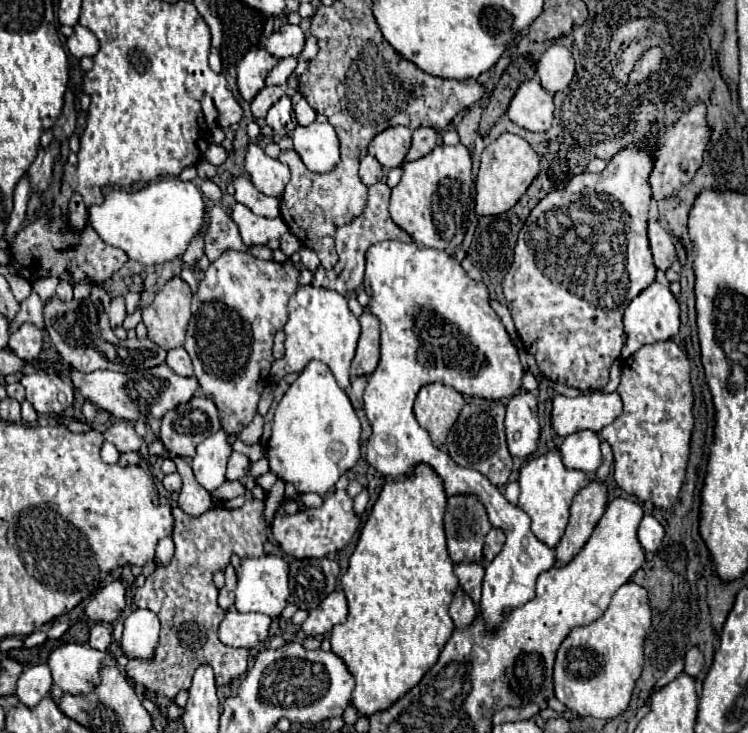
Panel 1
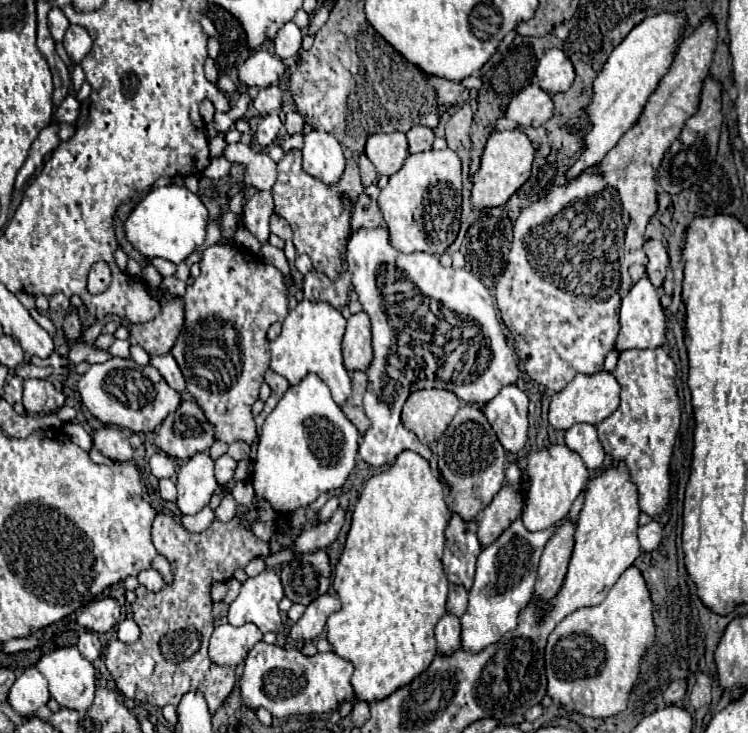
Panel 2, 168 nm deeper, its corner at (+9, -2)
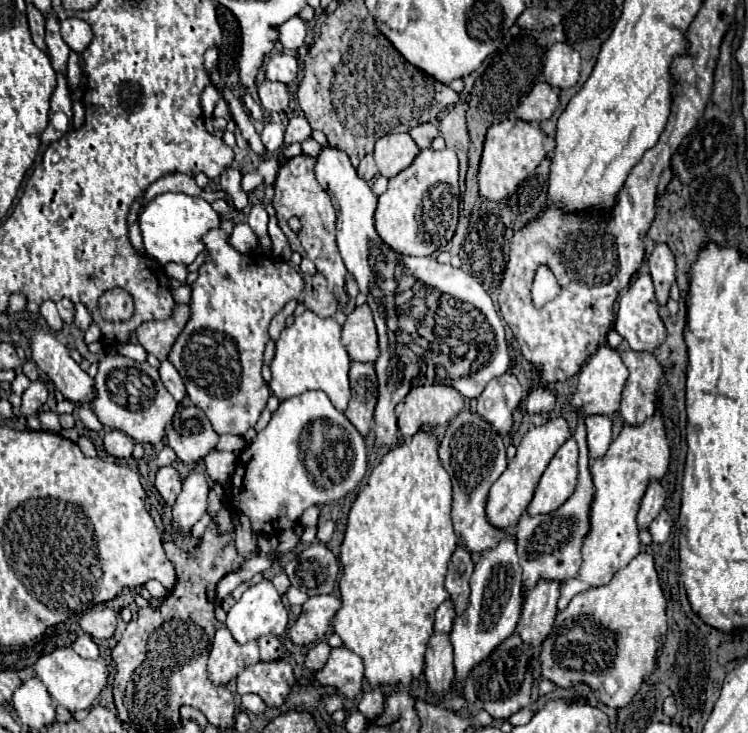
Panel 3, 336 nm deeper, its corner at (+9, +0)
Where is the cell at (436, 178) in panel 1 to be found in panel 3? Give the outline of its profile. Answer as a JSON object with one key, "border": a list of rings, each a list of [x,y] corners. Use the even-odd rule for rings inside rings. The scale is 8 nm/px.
{"border":[[[450,148],[420,150],[416,160],[398,176],[388,180],[388,190],[378,196],[374,226],[378,236],[398,254],[430,256],[442,248],[458,224],[458,158]],[[422,210],[422,218],[416,214]]]}

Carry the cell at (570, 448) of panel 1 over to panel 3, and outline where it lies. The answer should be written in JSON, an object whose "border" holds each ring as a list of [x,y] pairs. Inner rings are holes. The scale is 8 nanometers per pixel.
{"border":[[[586,416],[584,422],[588,428],[590,458],[604,456],[612,442],[612,418],[610,416]]]}

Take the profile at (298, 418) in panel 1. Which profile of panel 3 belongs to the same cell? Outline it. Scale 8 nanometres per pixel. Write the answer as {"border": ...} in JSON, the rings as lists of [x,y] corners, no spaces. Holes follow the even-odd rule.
{"border":[[[304,392],[300,396],[280,402],[280,408],[272,414],[268,426],[258,432],[258,436],[250,442],[248,450],[242,450],[242,454],[238,456],[236,470],[230,478],[230,506],[240,514],[248,516],[256,534],[278,536],[286,528],[296,526],[306,508],[324,506],[344,498],[360,484],[366,474],[366,468],[368,456],[364,438],[350,424],[344,412],[338,412],[324,392]]]}

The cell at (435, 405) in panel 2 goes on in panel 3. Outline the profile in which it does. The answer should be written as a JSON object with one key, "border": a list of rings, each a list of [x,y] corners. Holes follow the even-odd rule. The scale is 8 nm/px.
{"border":[[[444,384],[412,388],[398,405],[397,425],[404,438],[414,436],[420,426],[440,426],[454,420],[464,408],[458,390]]]}

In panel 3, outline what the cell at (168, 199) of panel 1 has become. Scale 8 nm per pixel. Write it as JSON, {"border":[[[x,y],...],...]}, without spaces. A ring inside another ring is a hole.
{"border":[[[168,192],[156,196],[150,204],[146,204],[142,216],[140,216],[140,230],[144,236],[144,248],[146,254],[156,258],[160,264],[178,262],[178,264],[192,264],[196,256],[206,248],[202,242],[202,236],[220,226],[220,216],[214,212],[214,208],[202,200],[194,198],[182,192]]]}

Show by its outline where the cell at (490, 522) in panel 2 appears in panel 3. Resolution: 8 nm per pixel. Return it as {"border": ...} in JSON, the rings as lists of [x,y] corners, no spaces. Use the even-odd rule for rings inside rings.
{"border":[[[556,416],[550,418],[546,424],[536,426],[532,430],[526,432],[526,436],[522,438],[522,442],[516,448],[516,456],[508,462],[508,468],[504,470],[504,474],[492,484],[490,494],[488,494],[488,506],[486,506],[486,514],[490,524],[494,524],[496,528],[508,528],[514,526],[522,512],[526,510],[526,506],[530,504],[534,490],[538,486],[538,480],[542,476],[542,472],[546,470],[548,462],[552,460],[552,456],[556,454],[556,450],[572,436],[570,426],[566,422],[566,418]]]}

